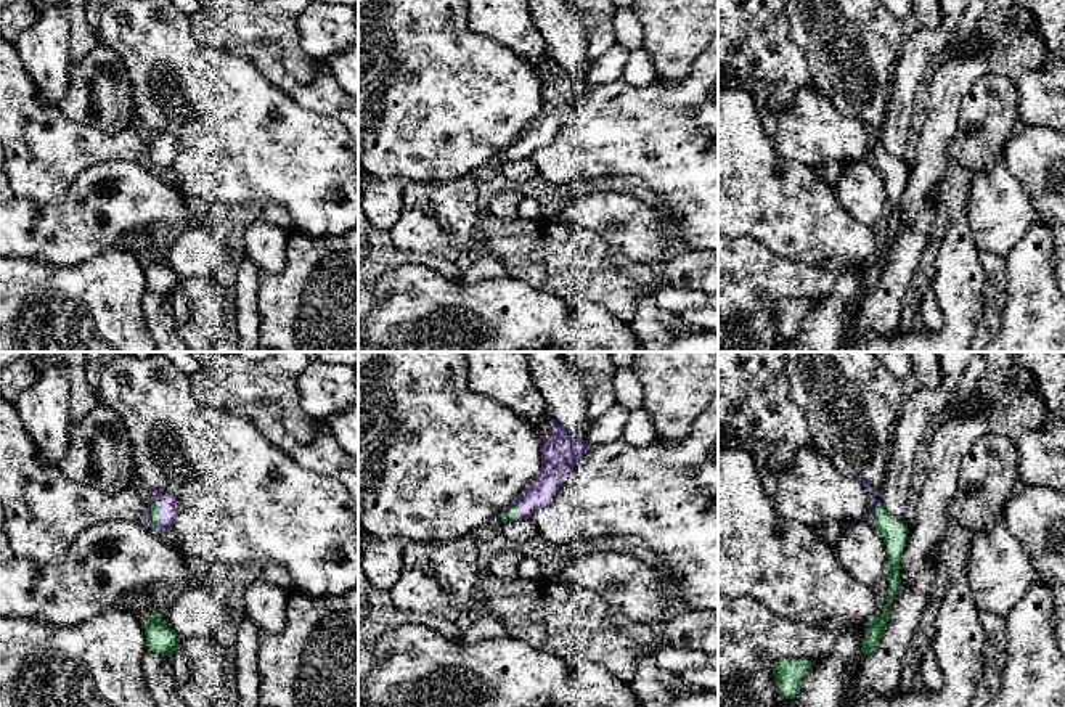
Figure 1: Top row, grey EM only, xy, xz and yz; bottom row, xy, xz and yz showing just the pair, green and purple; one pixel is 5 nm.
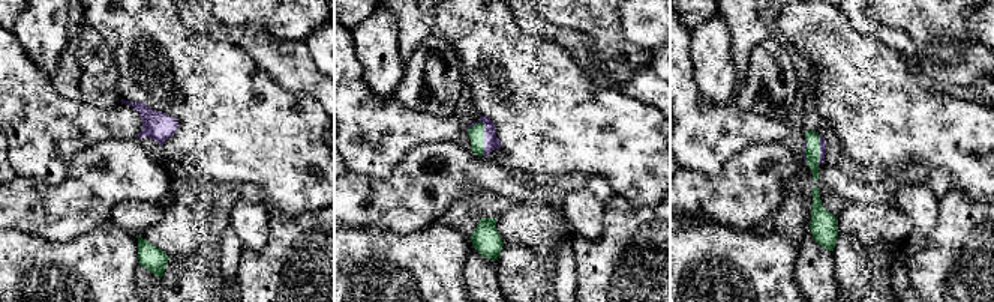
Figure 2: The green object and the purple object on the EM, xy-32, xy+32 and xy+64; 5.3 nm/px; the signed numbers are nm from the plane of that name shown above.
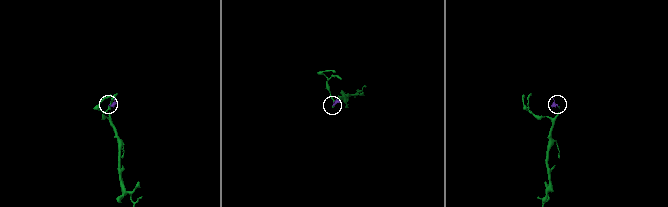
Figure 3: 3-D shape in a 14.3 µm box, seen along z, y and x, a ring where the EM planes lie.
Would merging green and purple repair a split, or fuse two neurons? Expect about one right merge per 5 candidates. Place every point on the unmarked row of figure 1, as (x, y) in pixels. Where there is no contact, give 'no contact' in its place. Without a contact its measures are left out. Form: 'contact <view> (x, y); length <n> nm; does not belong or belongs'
contact xy (158, 155); length 160 nm; belongs

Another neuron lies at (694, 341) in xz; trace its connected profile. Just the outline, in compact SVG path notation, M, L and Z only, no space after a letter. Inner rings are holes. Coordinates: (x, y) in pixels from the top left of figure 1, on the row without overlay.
M654 297L638 305L630 328L643 352L718 352L716 333L678 326L676 315L662 310Z

